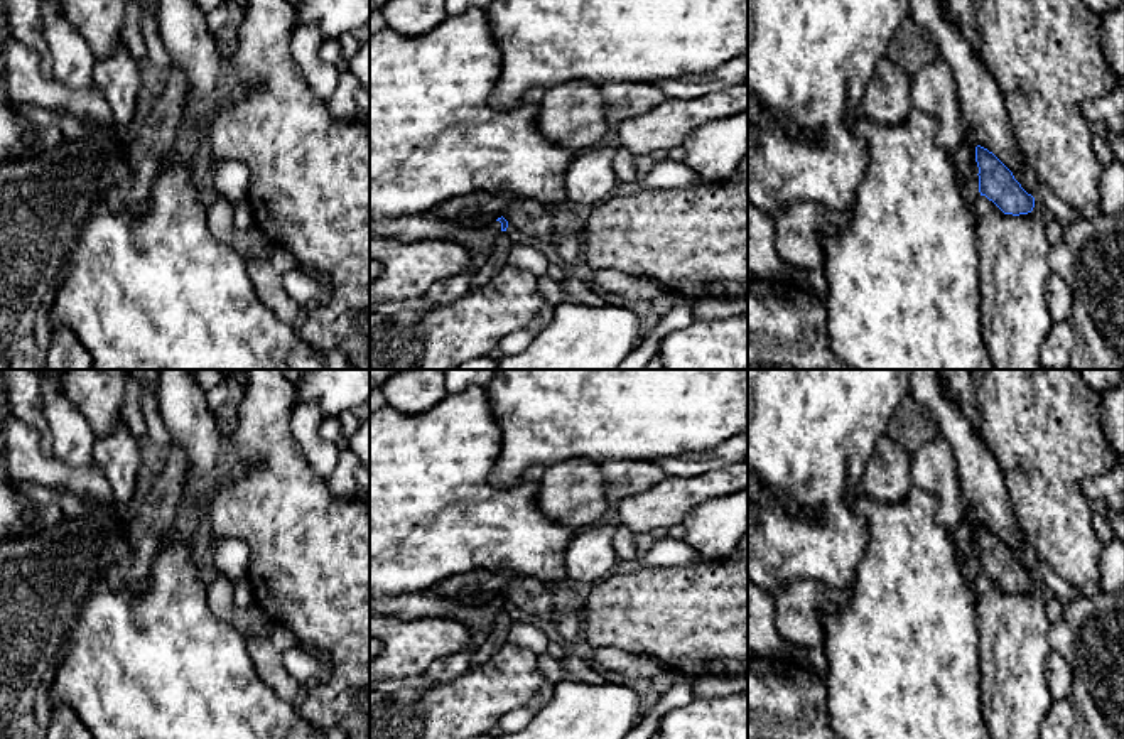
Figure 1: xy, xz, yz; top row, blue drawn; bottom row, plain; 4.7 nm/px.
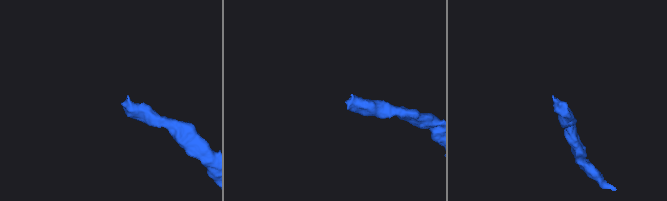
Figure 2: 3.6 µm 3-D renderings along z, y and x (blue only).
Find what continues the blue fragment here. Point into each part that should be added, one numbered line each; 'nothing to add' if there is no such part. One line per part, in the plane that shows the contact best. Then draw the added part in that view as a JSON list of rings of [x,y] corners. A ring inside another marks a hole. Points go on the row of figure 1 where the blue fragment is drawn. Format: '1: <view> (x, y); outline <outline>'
1: xz (480, 242); outline [[[427,213],[390,219],[373,219],[370,216],[370,236],[400,240],[403,243],[419,240],[459,243],[469,251],[473,270],[479,268],[489,258],[500,231],[500,221],[493,221],[486,228],[464,228]]]

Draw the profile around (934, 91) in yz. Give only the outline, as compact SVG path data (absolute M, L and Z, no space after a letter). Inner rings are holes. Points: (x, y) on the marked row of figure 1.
M937 57L911 76L911 103L937 121L937 142L945 150L952 152L967 140L955 78L947 61Z

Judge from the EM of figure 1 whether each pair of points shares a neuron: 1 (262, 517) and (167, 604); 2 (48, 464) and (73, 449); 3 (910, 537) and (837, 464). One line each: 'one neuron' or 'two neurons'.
1: two neurons
2: two neurons
3: two neurons

